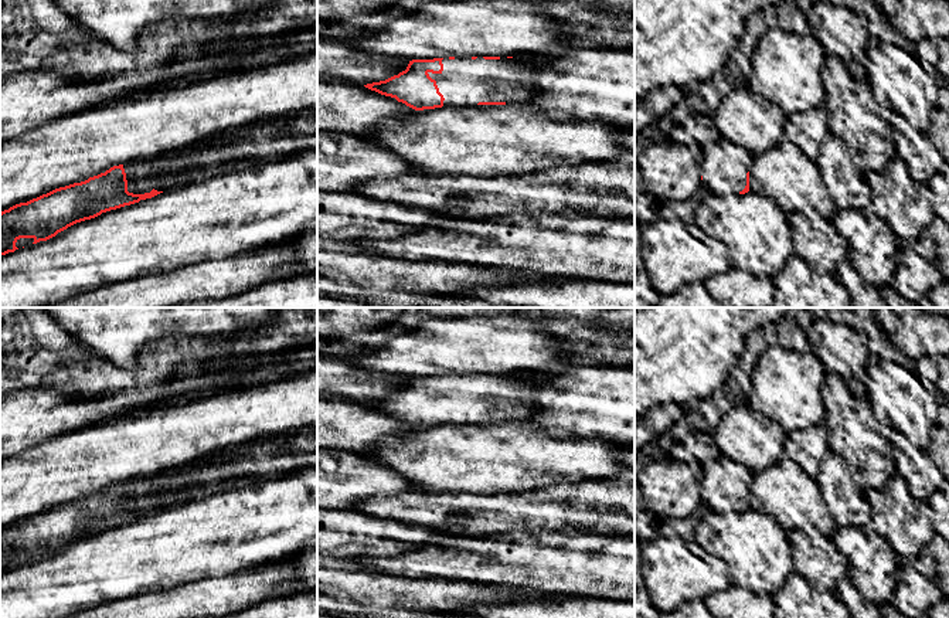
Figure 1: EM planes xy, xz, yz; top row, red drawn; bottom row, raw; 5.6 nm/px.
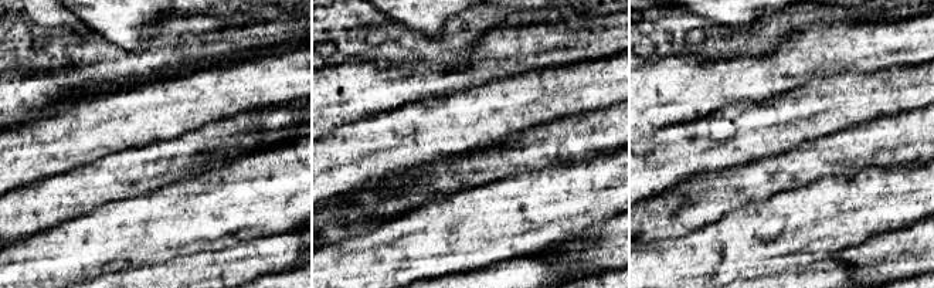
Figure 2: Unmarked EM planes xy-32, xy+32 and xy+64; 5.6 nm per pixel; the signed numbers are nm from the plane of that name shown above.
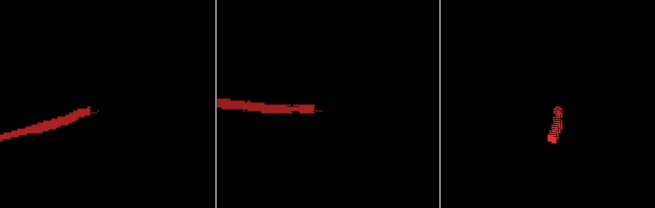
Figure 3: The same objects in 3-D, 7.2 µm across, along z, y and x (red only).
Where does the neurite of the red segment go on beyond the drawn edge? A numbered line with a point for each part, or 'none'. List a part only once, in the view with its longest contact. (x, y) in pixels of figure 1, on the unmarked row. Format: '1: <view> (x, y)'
1: xz (463, 400)

